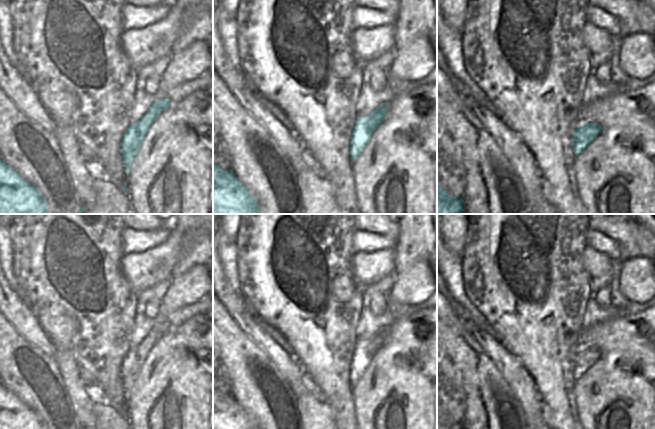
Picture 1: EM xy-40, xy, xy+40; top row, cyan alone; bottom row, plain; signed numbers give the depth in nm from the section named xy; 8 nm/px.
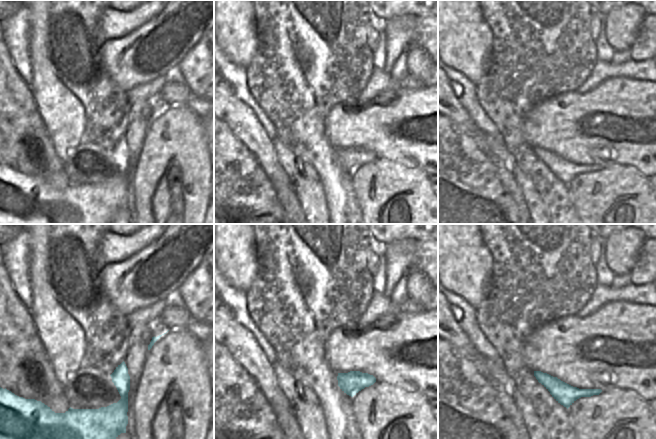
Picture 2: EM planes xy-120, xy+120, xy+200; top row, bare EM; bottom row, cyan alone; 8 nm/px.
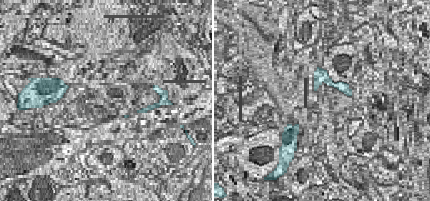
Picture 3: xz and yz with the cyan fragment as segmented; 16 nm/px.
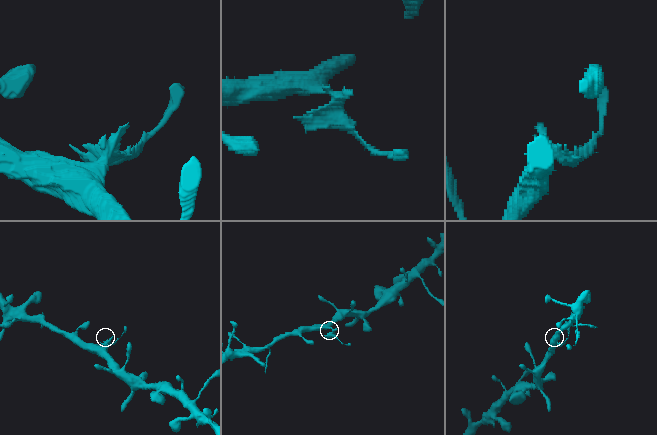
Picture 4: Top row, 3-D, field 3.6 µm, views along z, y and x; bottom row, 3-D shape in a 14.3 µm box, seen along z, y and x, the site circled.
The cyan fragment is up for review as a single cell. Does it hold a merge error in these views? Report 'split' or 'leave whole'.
split

